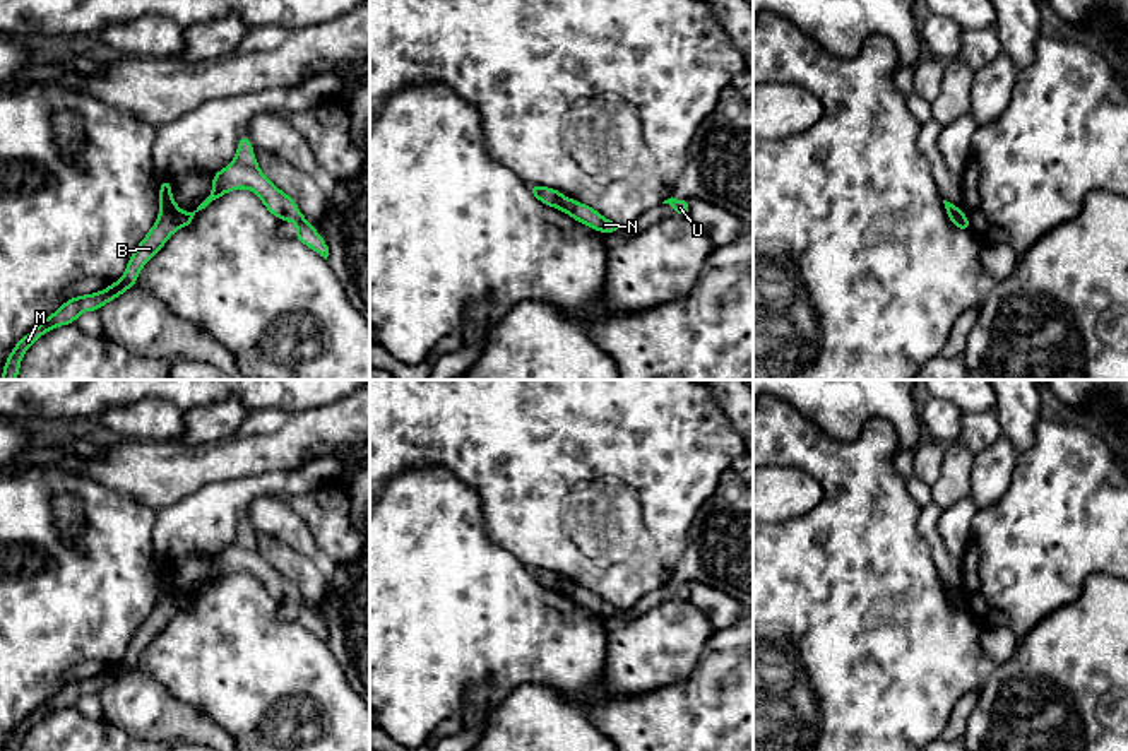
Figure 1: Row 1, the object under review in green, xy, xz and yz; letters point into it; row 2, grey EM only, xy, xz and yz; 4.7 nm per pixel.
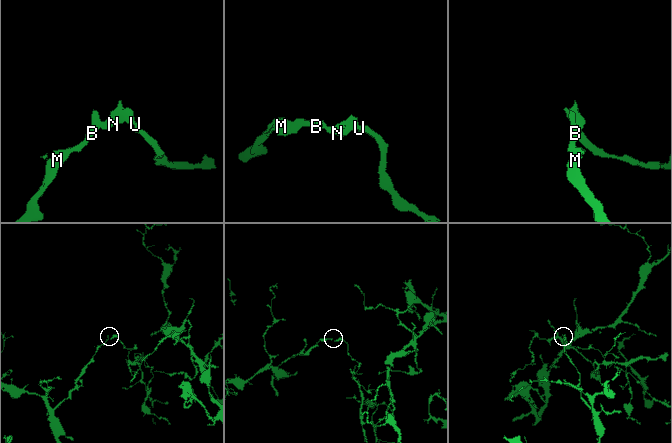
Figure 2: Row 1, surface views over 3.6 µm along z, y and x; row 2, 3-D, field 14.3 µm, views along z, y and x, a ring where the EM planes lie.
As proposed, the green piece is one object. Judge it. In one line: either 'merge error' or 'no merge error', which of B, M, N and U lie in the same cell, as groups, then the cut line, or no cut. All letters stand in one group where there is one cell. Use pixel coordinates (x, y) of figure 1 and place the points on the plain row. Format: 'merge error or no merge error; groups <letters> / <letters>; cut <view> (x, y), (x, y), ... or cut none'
merge error; groups B M / N U; cut yz (961, 592), (957, 606), (962, 611)

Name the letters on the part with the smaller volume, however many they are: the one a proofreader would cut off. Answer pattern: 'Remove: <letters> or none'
Remove: N, U

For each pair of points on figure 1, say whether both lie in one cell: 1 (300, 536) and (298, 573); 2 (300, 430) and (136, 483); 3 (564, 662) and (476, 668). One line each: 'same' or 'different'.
1: different
2: same
3: same

